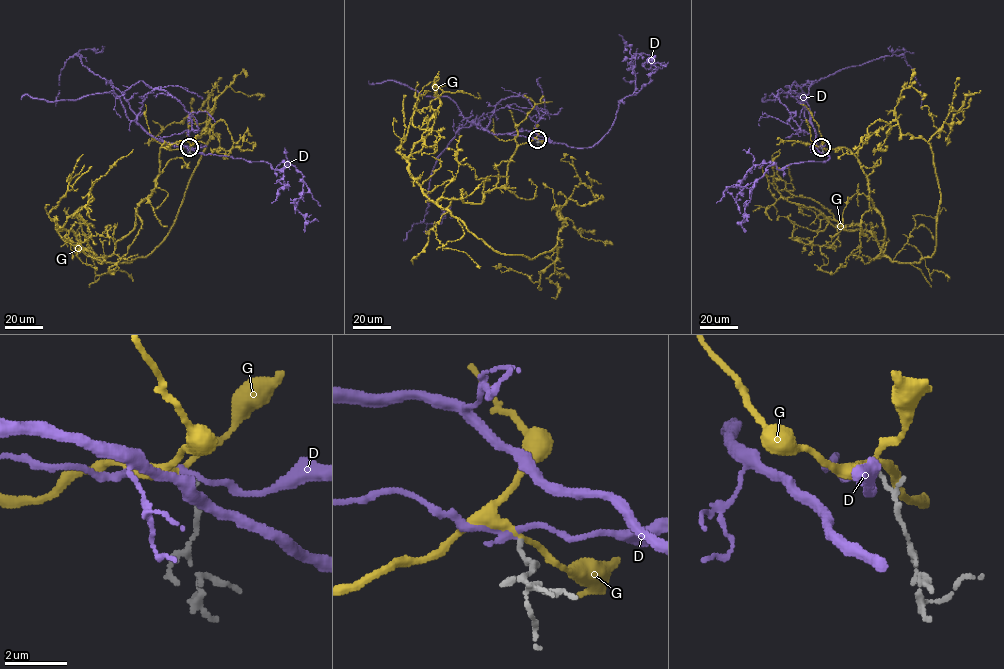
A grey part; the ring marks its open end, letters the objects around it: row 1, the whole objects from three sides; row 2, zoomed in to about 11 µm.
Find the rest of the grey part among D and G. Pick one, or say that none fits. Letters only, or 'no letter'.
D

